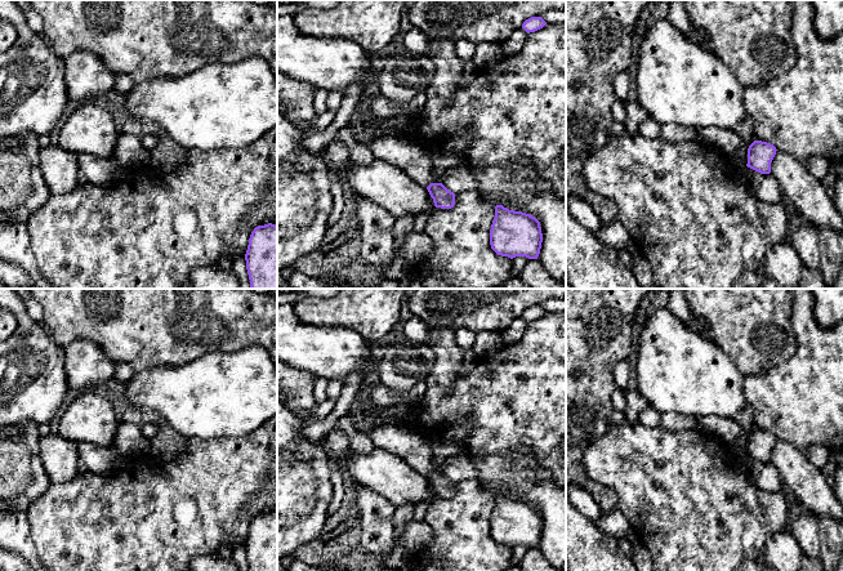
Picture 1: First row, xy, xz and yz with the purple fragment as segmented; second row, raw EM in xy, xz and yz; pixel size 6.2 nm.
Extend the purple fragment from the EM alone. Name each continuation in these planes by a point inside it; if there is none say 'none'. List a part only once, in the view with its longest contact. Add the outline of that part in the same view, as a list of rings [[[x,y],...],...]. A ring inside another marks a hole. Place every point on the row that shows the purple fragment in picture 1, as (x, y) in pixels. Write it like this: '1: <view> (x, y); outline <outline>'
1: xz (409, 156); outline [[[394,135],[374,138],[366,144],[375,159],[397,166],[416,183],[424,187],[432,183],[434,162],[420,144]]]

